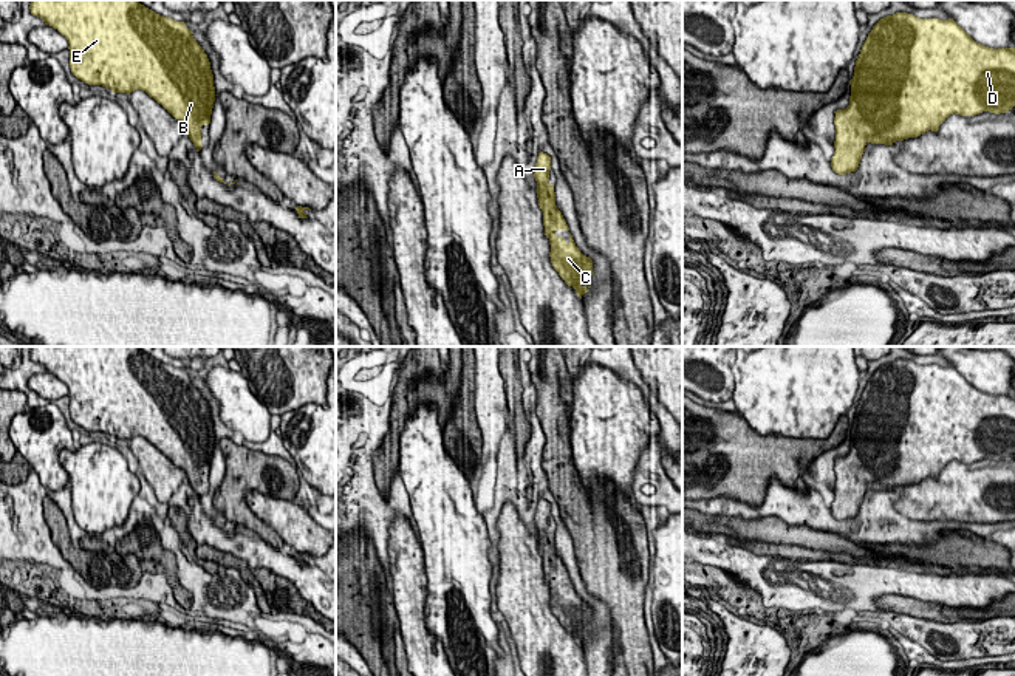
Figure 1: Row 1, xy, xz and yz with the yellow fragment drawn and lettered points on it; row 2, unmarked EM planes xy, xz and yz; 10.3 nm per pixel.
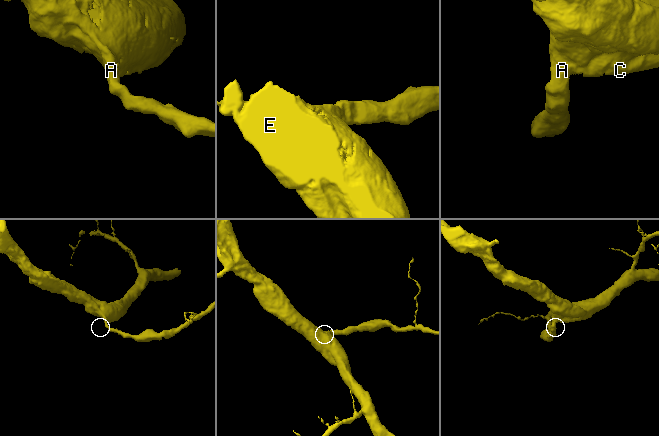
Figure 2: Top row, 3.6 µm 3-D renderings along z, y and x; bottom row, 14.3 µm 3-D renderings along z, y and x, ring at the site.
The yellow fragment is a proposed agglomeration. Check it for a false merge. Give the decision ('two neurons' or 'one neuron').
one neuron

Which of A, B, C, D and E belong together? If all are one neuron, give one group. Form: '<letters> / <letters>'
A B C D E

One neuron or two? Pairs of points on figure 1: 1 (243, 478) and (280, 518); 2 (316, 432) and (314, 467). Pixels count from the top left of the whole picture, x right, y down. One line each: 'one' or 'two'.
1: two
2: one

